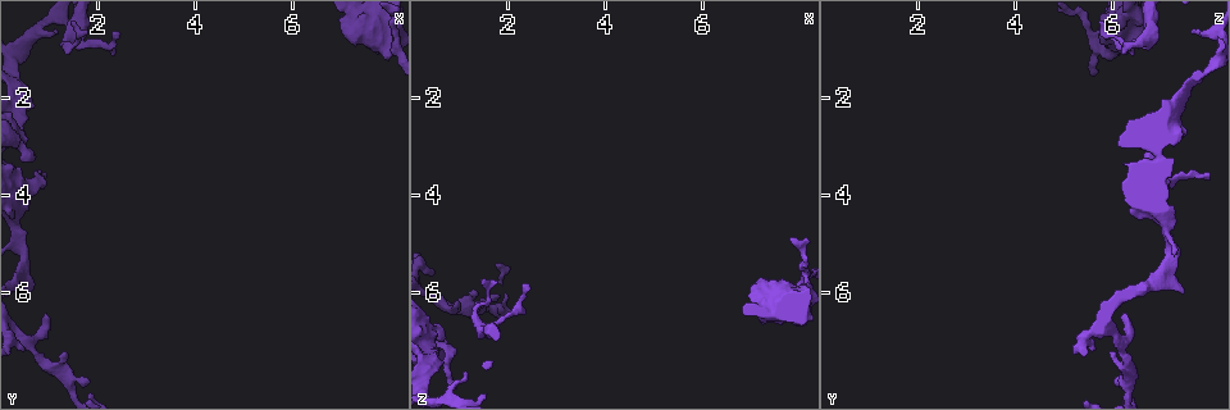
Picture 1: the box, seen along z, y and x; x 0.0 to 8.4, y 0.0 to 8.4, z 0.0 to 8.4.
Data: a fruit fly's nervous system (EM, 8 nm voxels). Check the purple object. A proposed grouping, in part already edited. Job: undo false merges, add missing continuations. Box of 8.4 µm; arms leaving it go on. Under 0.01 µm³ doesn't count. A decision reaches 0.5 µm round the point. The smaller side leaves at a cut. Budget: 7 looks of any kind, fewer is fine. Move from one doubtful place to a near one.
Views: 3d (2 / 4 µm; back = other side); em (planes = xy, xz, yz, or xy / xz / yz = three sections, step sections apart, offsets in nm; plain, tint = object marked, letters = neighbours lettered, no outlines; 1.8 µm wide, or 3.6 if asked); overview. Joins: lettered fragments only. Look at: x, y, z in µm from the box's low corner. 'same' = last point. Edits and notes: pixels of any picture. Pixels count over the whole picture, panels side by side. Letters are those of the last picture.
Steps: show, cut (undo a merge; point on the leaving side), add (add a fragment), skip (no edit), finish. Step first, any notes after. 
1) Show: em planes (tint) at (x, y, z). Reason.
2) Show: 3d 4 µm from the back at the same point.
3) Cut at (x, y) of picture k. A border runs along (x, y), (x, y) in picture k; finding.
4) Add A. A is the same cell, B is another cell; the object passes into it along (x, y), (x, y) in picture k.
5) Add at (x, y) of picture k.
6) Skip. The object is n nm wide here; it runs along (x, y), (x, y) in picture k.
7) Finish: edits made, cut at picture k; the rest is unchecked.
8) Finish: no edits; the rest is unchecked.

Show: em xy step 16 (letters) at (0.65, 3.35, 6.85). An open end.

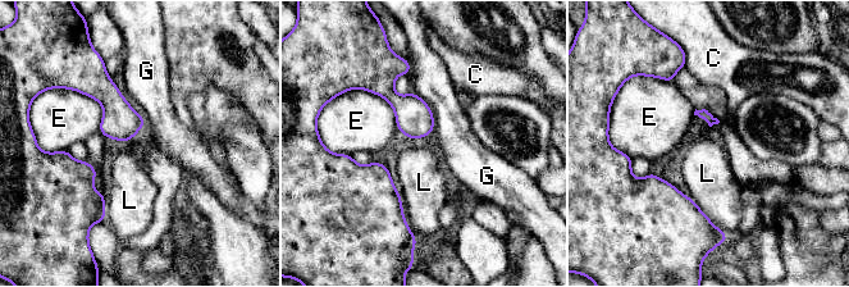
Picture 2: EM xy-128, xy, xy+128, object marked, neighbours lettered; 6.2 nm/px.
Show: em planes (letters) at the same point. Another direction.

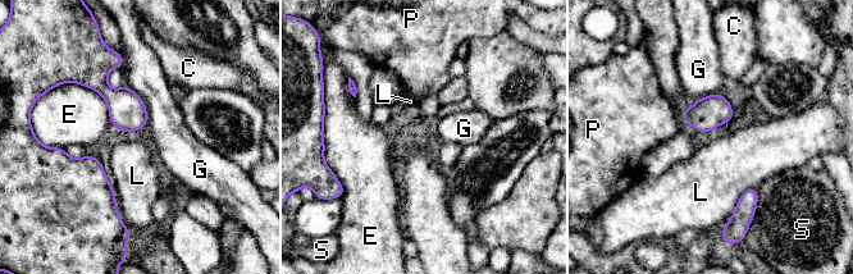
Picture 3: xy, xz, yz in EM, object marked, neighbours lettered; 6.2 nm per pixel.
Skip. The object is 220 nm wide here; C, E, G, L, P and S are other cells; a border runs along (127, 85), (142, 100), (147, 123) in picture 3; none of them fits.

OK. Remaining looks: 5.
Show: em yz step 16 (letters) at (1.05, 6.55, 6.15). Free end.

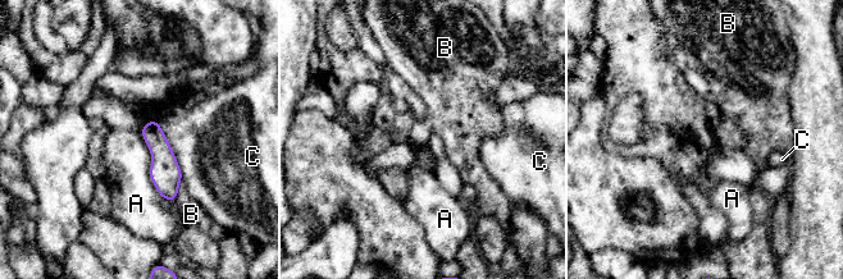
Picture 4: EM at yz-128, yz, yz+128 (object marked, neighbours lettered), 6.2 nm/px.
Skip. A, B and C are other cells; a border runs along (182, 179), (173, 202) in picture 4; none of them fits.

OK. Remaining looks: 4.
Show: 3d 4 µm at (7.00, 0.70, 5.95). An open end.

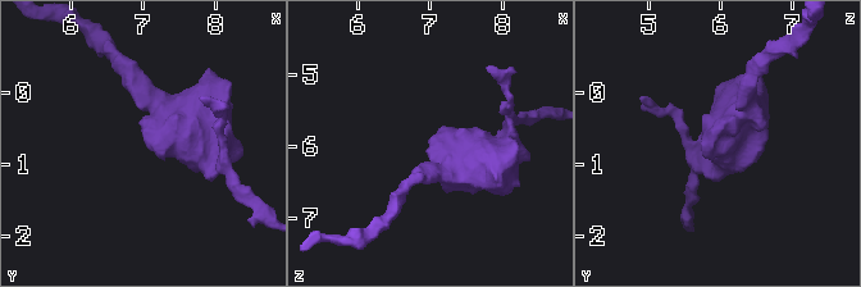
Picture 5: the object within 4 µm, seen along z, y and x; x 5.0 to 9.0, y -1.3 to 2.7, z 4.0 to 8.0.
Show: em 3.6 µm xy step 8 (tint) at (7.05, 0.70, 5.90). Now the EM.

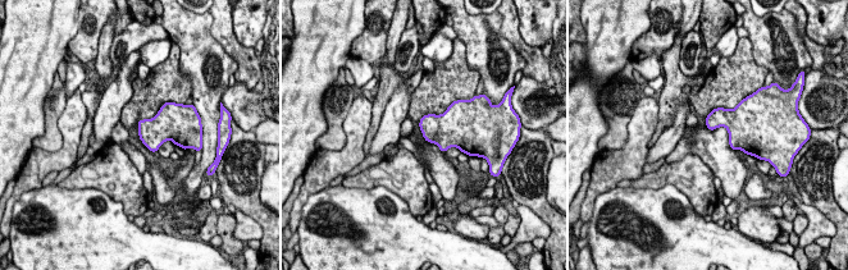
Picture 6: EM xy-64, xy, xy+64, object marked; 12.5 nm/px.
Show: em 3.6 µm xy step 8 (letters) at the same point.

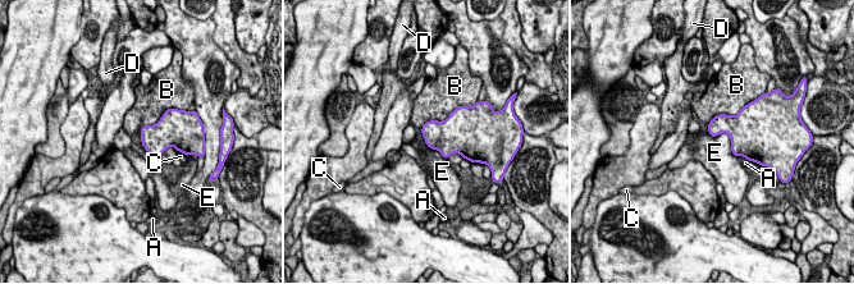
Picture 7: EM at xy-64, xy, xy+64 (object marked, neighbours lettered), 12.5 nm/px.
Skip. A, B, C, D and E are other cells; a border runs along (708, 132), (726, 133), (736, 157) in picture 7; no lettered fragment goes on from it.

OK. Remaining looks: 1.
Finish: no edits; the rest is unchecked.

